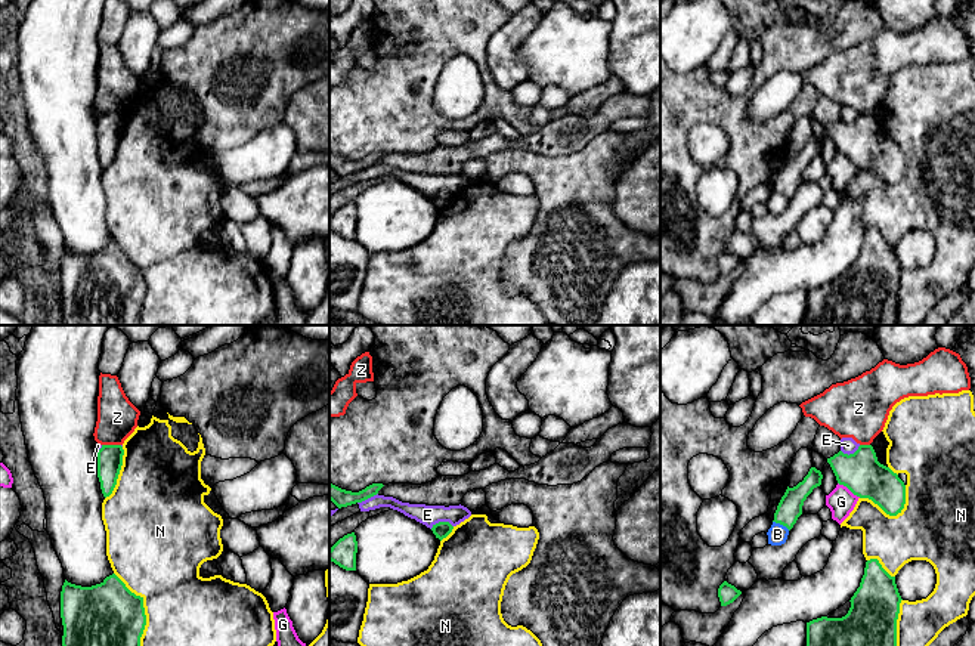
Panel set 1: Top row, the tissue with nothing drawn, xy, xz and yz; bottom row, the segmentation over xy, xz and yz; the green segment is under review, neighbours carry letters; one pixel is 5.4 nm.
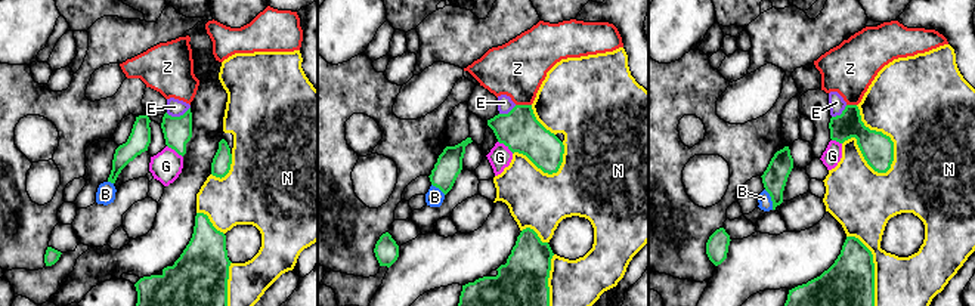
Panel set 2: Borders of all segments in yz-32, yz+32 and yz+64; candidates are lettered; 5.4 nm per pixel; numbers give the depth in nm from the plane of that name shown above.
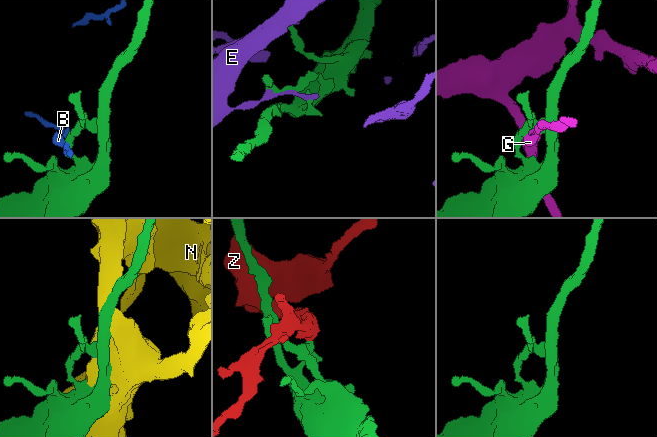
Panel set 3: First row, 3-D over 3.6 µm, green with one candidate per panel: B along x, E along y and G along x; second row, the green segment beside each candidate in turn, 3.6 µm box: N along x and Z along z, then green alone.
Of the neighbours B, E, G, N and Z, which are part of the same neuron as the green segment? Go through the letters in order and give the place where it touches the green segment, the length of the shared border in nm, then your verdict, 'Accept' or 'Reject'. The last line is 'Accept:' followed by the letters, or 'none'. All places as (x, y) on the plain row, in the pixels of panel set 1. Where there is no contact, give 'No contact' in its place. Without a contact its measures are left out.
B: Touches green at yz (782, 192). Shared border 110 nm. Reject
E: Touches green at xz (440, 191). Shared border 130 nm. Reject
G: Touches green at yz (850, 158). Shared border 150 nm. Reject
N: Touches green at xy (144, 281). Shared border 480 nm. Reject
Z: Touches green at xy (111, 114). Shared border 100 nm. Reject
Accept: none

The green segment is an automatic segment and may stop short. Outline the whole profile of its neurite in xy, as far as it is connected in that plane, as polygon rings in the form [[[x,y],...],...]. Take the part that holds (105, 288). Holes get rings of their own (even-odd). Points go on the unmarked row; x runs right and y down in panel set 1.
[[[115,242],[92,256],[65,248],[61,287],[64,325],[140,325],[140,306],[146,294],[143,266],[131,262]]]

